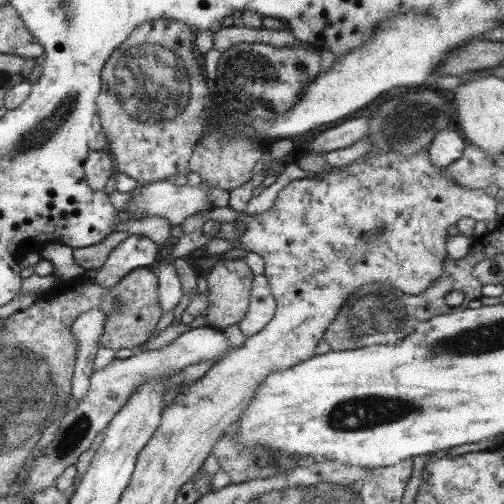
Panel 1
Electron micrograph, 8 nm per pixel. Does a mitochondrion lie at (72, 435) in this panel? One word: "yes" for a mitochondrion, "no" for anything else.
yes

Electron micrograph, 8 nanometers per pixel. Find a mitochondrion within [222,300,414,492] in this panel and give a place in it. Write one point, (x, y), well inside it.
(375, 348)

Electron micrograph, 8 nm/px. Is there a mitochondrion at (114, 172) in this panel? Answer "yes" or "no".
no

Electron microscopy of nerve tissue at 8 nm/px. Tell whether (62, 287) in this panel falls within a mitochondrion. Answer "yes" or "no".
no

